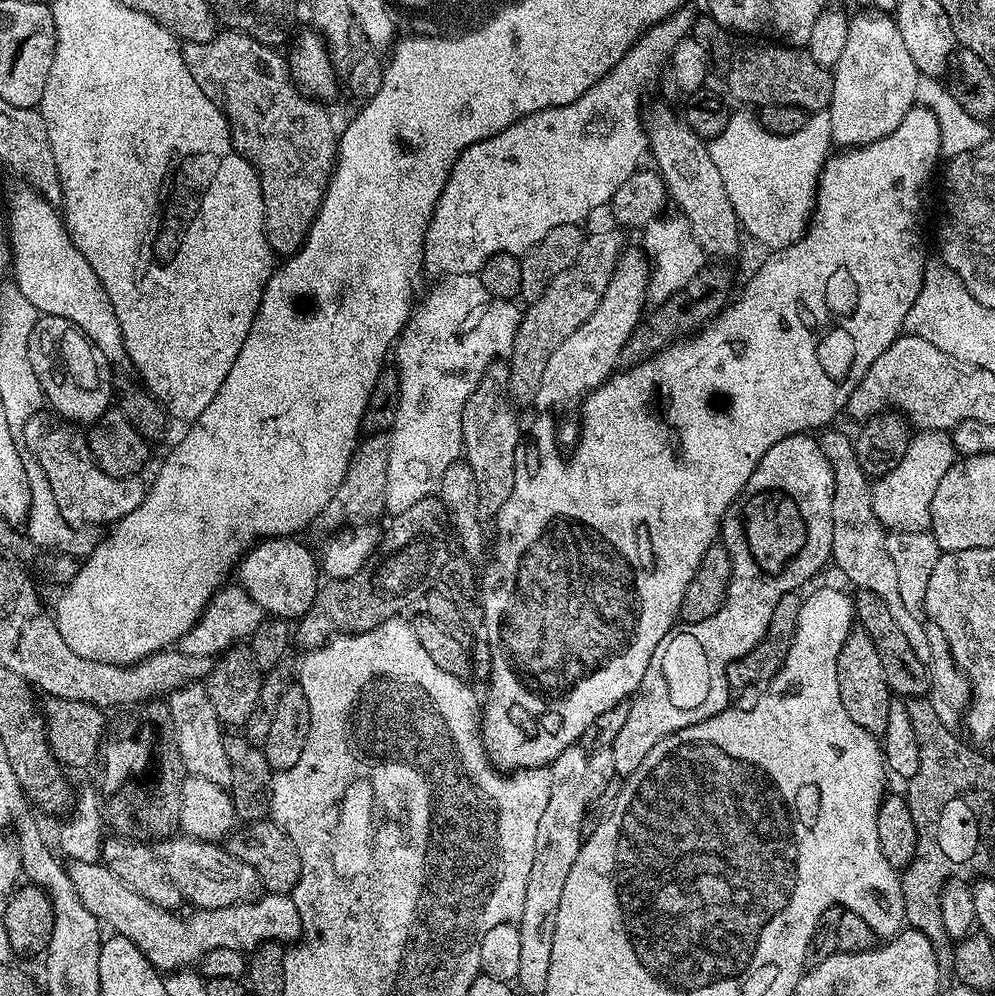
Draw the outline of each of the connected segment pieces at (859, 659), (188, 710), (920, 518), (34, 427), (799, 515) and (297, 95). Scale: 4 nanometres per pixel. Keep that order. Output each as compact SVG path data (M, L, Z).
M862 626L853 627L846 642L842 642L842 650L838 650L838 694L842 698L842 706L846 706L846 714L850 714L853 722L858 722L858 726L862 726L862 730L870 735L883 737L894 693L886 682L882 658L878 658L874 638L870 638Z
M203 683L181 684L175 689L170 718L172 735L176 737L176 748L180 752L185 773L230 785L230 758L226 758L224 745L226 732L218 714L214 714L214 702L210 702L210 694L206 694Z
M932 434L913 435L908 441L908 449L902 458L902 462L898 462L898 466L894 466L894 470L890 470L890 474L879 477L871 485L874 514L880 519L880 523L884 525L885 529L922 532L931 525L930 506L934 498L934 490L938 490L938 482L942 482L946 470L950 470L950 466L956 463L958 459L958 453L951 443L936 444L936 440L937 437Z
M41 410L24 427L22 444L26 452L28 447L27 455L46 474L50 490L54 490L54 502L58 502L58 510L66 522L75 528L101 526L100 524L111 526L130 514L130 510L138 510L138 506L144 501L145 481L135 476L128 476L123 480L106 474L96 465L96 459L88 449L85 433L75 430L77 429L69 421L56 412Z
M815 435L782 438L782 442L774 442L774 446L762 454L762 462L758 462L754 474L750 474L746 486L740 491L740 497L729 506L720 524L719 539L732 563L724 604L705 621L693 624L684 622L673 627L658 642L650 658L650 666L646 674L642 674L642 682L630 697L626 722L618 738L614 738L610 745L617 777L626 778L638 770L638 766L642 766L642 758L646 758L646 754L650 754L662 738L716 716L729 707L728 667L738 658L750 654L750 650L754 650L754 646L758 646L758 642L768 633L774 606L778 606L782 594L797 591L800 585L796 584L814 579L823 570L824 563L829 563L834 542L835 497L836 479L832 463L820 449L819 439Z
M220 30L210 42L187 42L182 51L186 70L190 70L190 74L194 74L194 82L202 86L202 94L206 94L206 98L221 108L228 119L233 146L252 163L260 175L264 229L273 253L280 258L291 256L304 244L336 168L338 132L332 129L332 120L324 109L327 107L296 87L287 59L283 55L279 56L275 47L260 44L241 32Z

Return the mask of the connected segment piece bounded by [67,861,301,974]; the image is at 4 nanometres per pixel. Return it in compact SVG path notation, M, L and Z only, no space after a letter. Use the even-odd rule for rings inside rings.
M72 862L67 865L67 870L86 910L107 927L109 924L115 935L130 938L145 958L164 974L187 969L218 947L248 954L265 940L296 942L301 939L300 915L291 895L283 892L268 892L247 900L245 904L201 908L189 911L189 916L179 916L179 911L158 906L150 902L150 898L142 898L138 890L130 890L130 886L126 886L126 882L122 882L122 878L103 862Z

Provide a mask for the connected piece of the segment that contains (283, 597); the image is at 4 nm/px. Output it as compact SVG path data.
M273 536L253 544L238 561L238 584L245 597L255 603L262 613L288 622L308 613L322 583L322 572L313 549L311 552L298 541L291 536Z

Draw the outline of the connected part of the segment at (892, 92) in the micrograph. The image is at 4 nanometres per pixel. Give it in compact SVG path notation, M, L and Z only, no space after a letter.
M867 10L868 12L860 12L857 16L853 15L848 21L848 37L846 38L846 46L842 49L842 58L838 58L838 62L834 66L832 72L832 100L828 103L826 109L826 118L832 123L832 142L836 146L859 146L861 144L869 144L878 138L882 138L886 134L890 134L902 122L902 118L906 118L906 114L916 104L916 87L918 86L918 78L920 71L914 66L914 58L910 58L906 45L902 42L902 34L898 34L898 26L895 19L891 15L881 14L876 10Z

